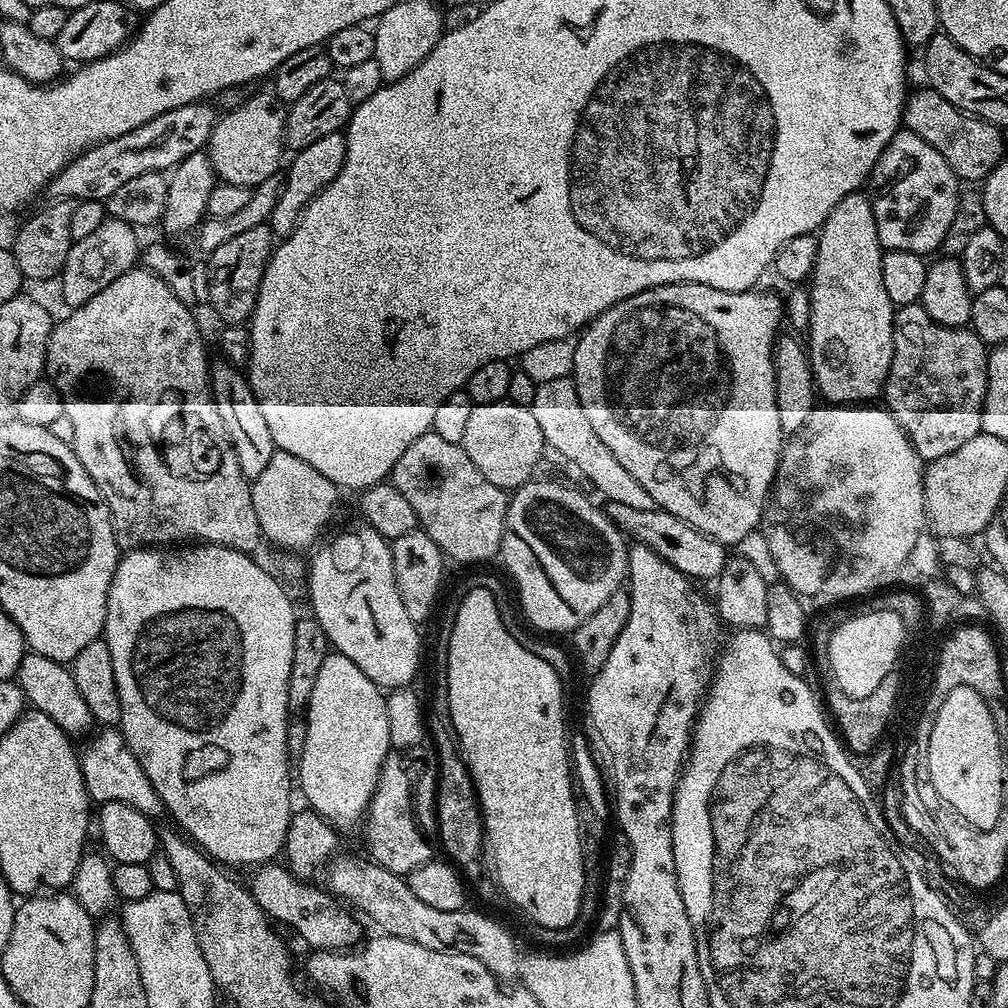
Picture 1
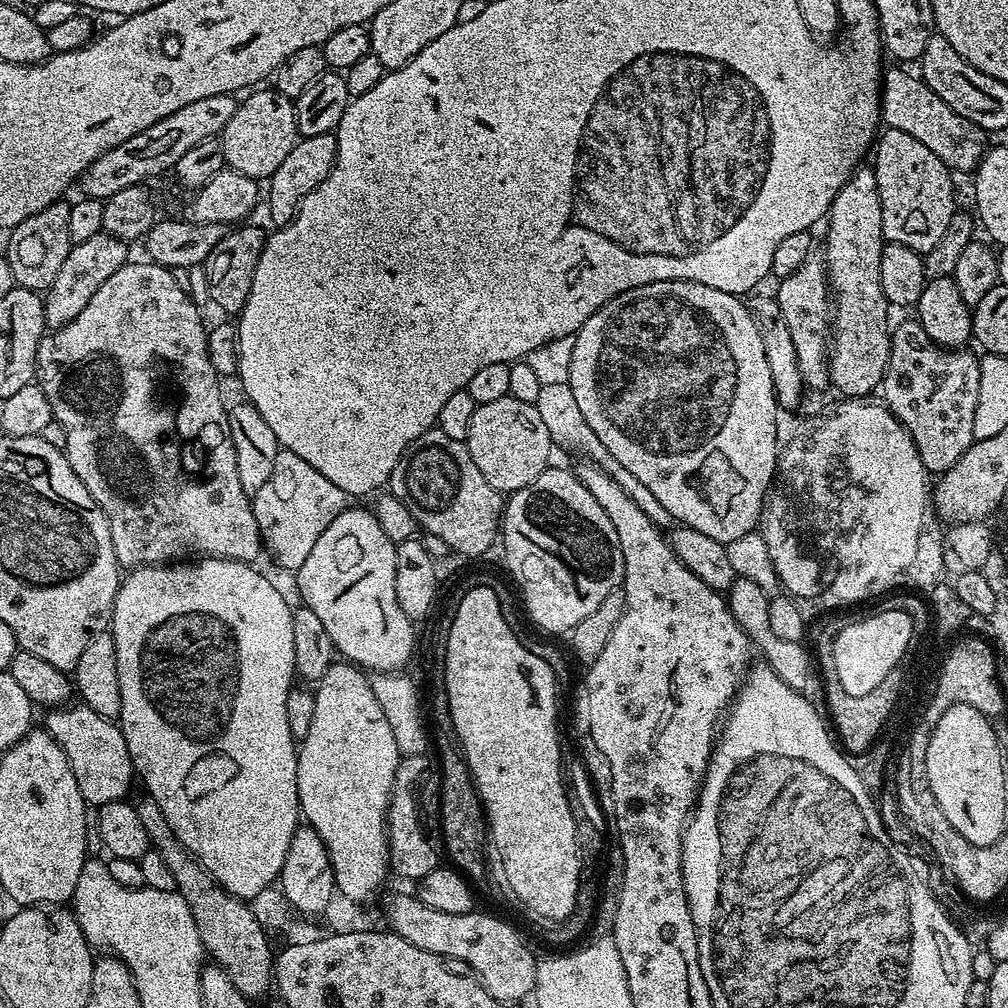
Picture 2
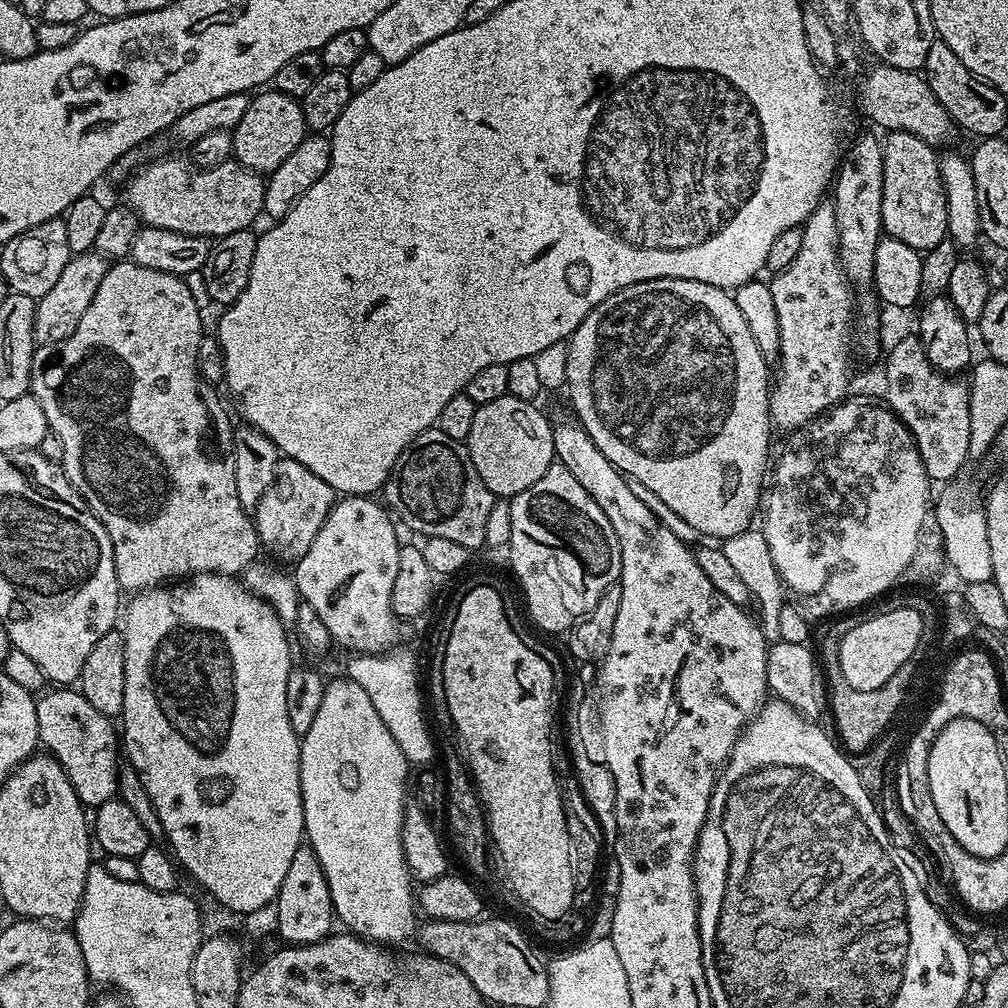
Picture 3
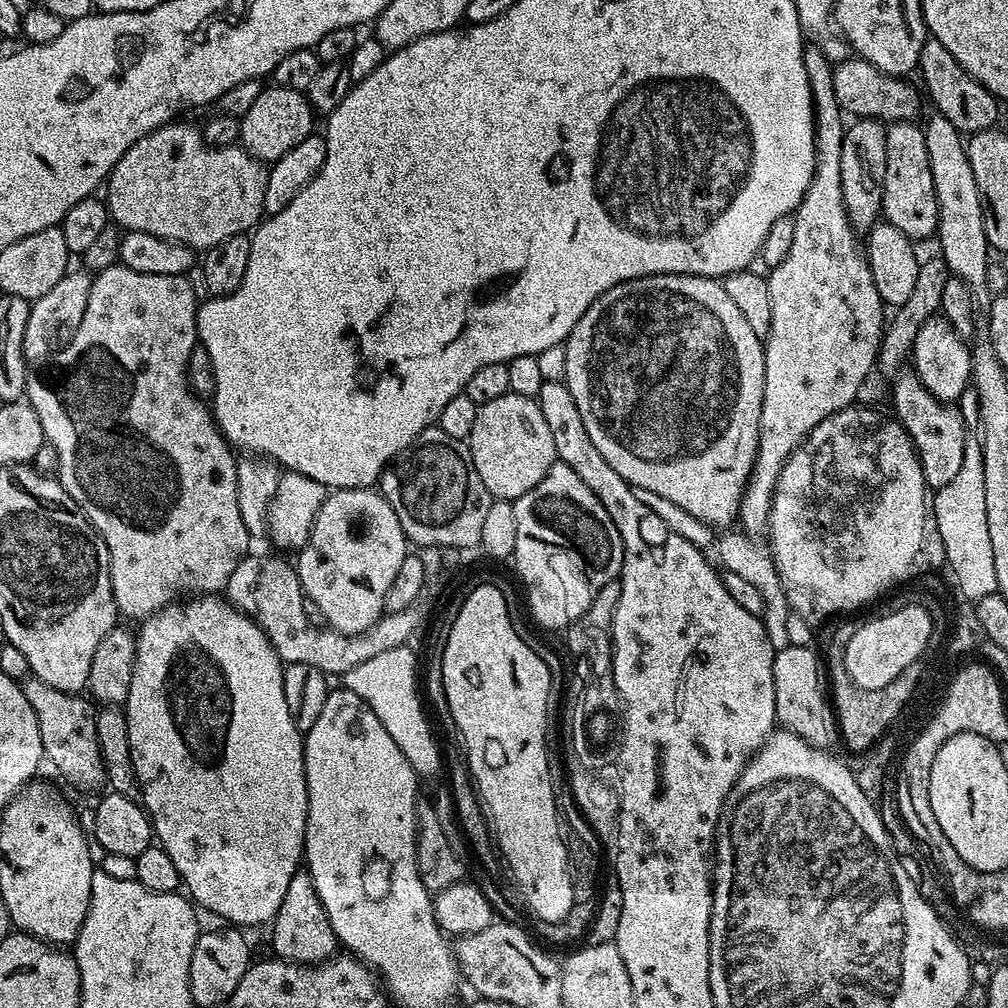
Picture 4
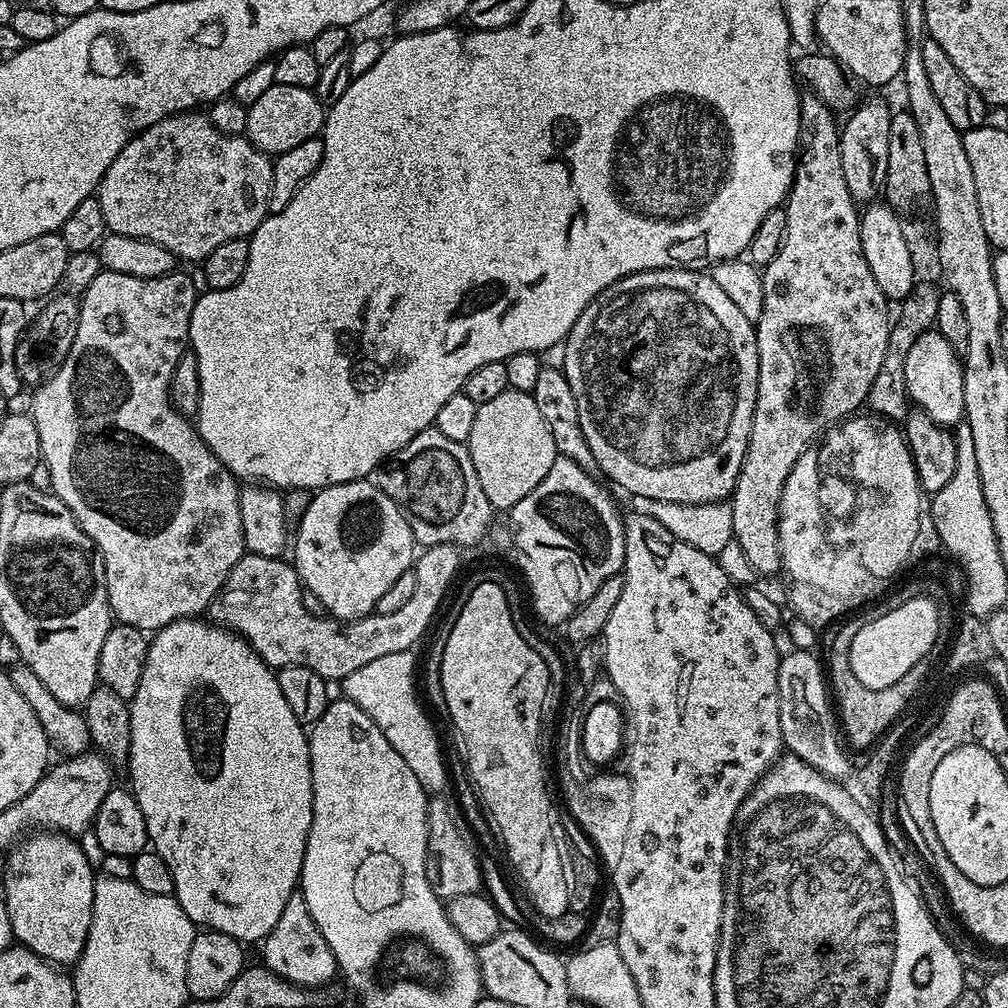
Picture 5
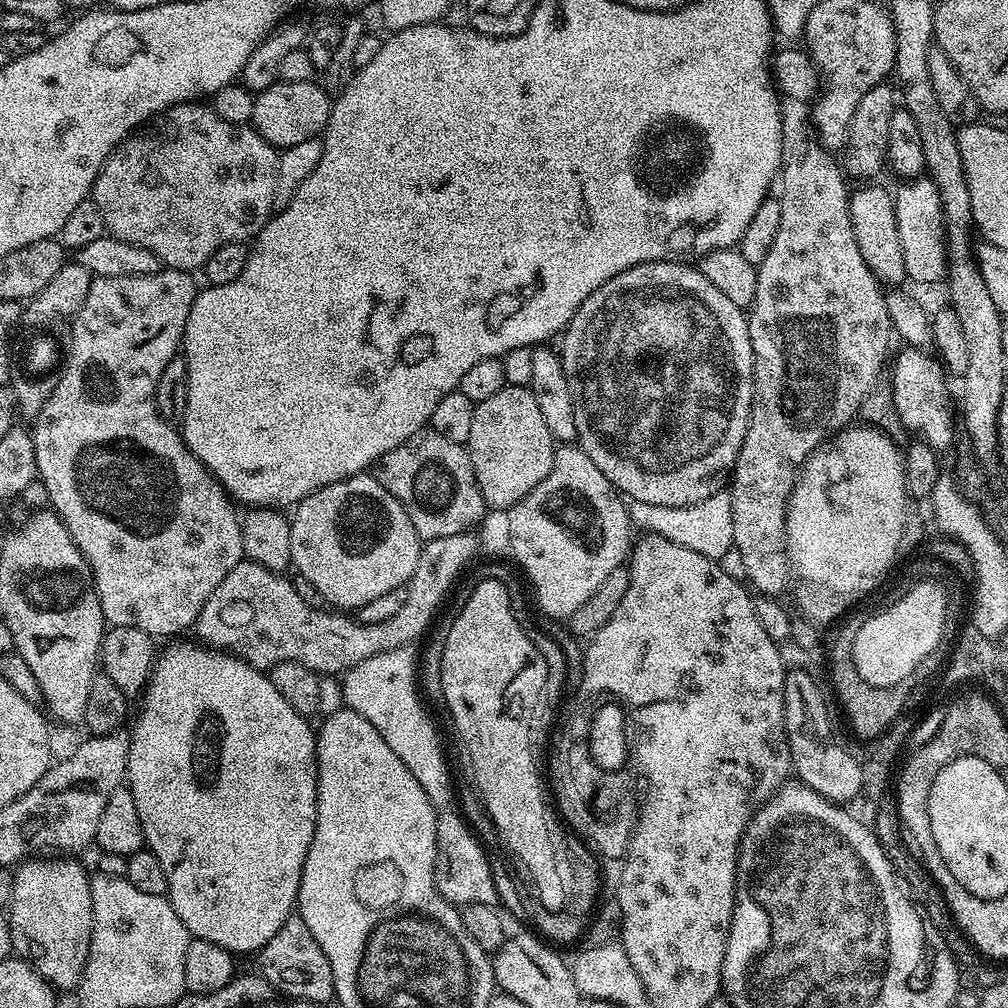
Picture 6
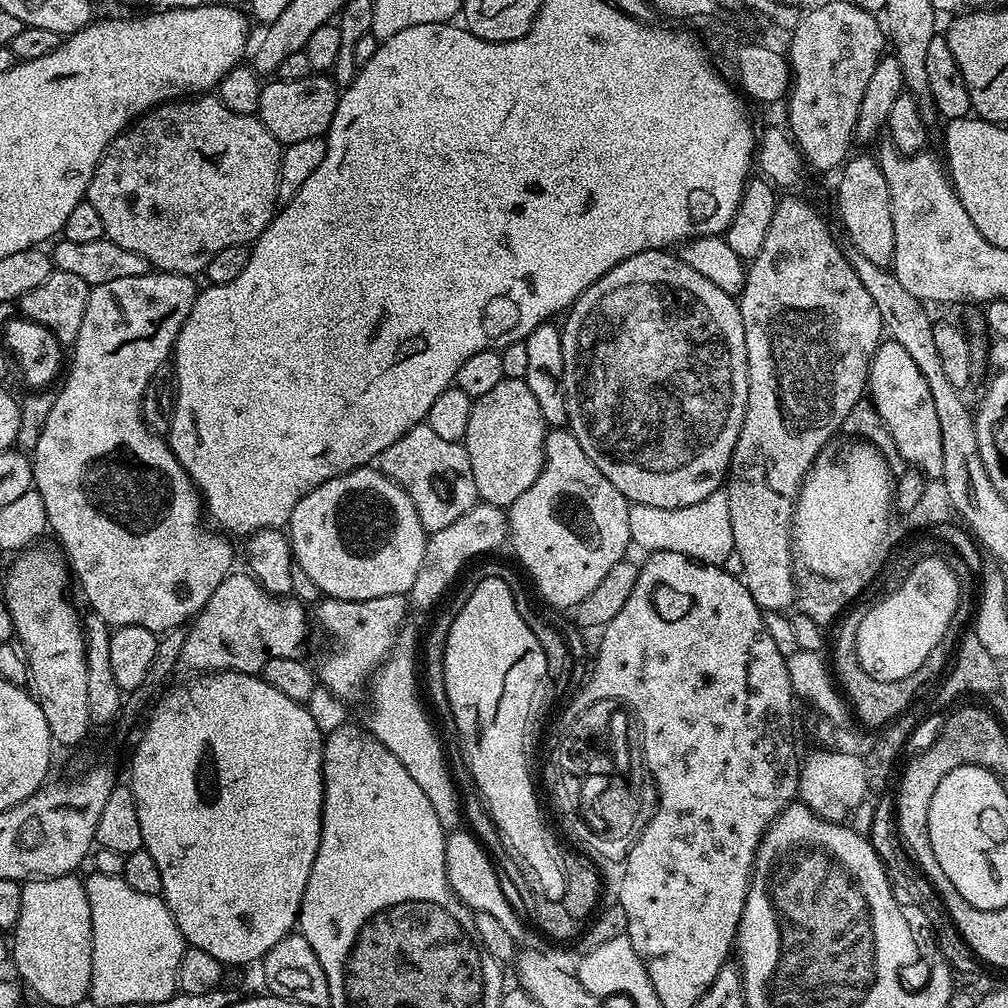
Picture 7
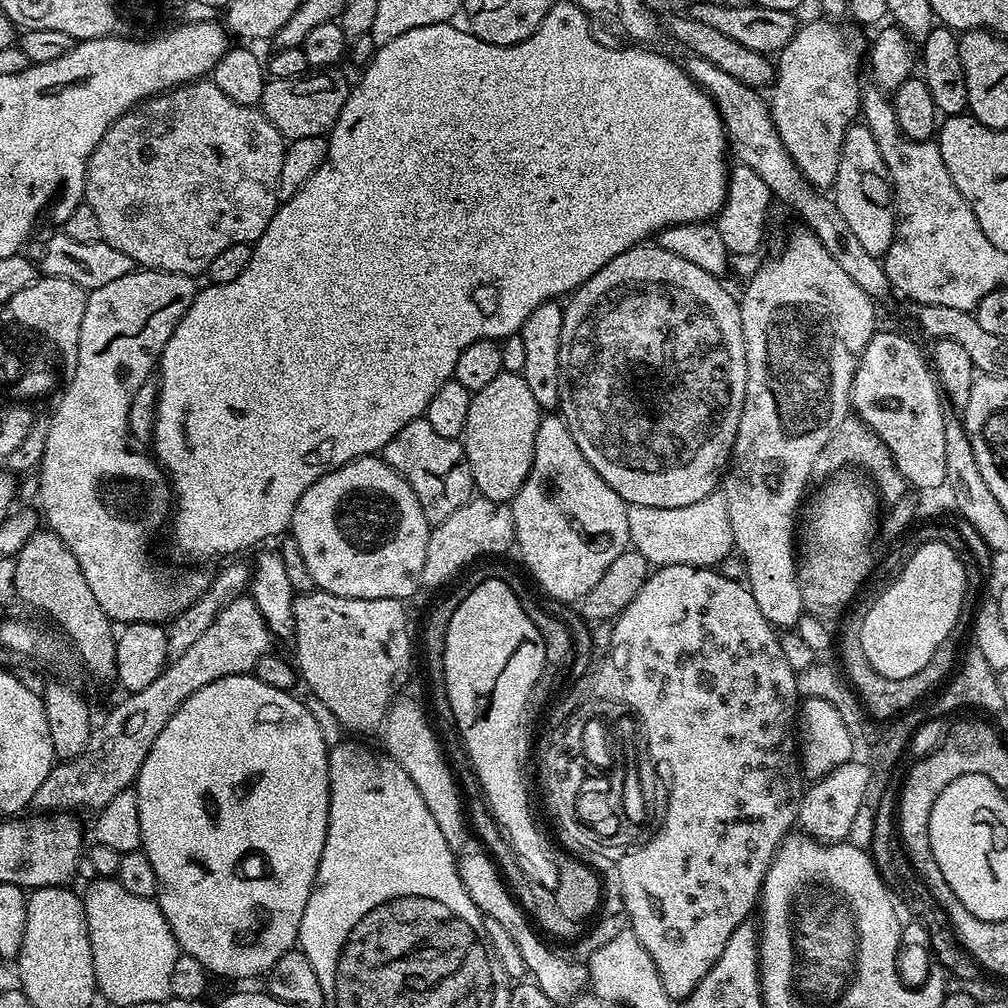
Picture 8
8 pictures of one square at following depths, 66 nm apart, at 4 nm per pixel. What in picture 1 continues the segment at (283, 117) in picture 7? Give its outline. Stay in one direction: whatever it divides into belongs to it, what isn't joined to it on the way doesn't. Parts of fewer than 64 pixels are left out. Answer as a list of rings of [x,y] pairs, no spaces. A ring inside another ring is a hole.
[[[271,91],[249,95],[236,108],[229,108],[217,119],[210,134],[206,151],[208,161],[223,183],[242,186],[249,190],[266,178],[281,171],[280,155],[286,152],[284,145],[284,121],[286,104]]]

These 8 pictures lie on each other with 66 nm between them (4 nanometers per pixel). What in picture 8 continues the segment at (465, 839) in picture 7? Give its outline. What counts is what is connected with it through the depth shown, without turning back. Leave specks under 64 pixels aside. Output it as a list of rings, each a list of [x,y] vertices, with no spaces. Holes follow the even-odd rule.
[[[479,851],[468,852],[465,856],[461,855],[458,860],[462,886],[466,886],[466,894],[470,894],[474,906],[478,906],[480,912],[494,918],[494,922],[499,922],[510,933],[510,938],[514,938],[514,946],[518,946],[518,954],[522,954],[527,975],[540,987],[542,994],[557,1002],[569,1001],[574,994],[574,991],[572,992],[573,961],[568,958],[563,960],[558,953],[551,952],[540,941],[541,933],[534,927],[528,913],[518,903],[517,897],[510,891],[500,869],[496,867],[495,860],[487,851]]]

